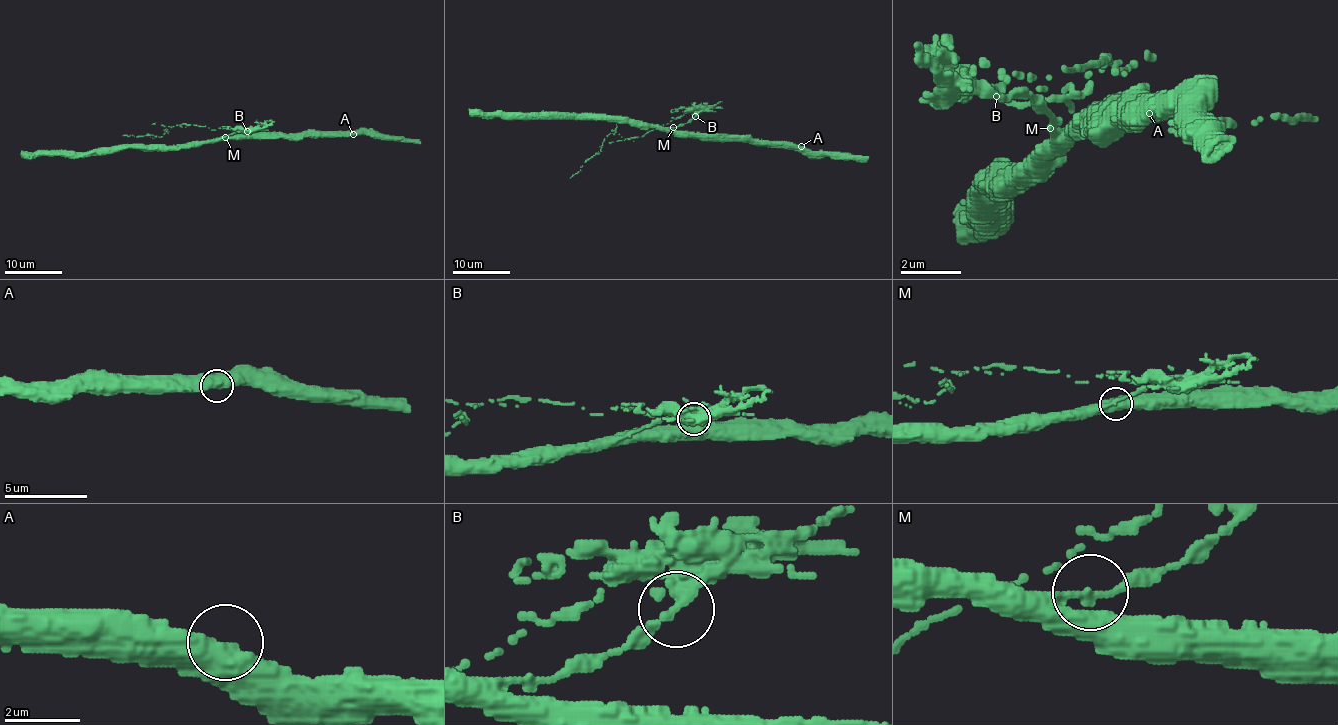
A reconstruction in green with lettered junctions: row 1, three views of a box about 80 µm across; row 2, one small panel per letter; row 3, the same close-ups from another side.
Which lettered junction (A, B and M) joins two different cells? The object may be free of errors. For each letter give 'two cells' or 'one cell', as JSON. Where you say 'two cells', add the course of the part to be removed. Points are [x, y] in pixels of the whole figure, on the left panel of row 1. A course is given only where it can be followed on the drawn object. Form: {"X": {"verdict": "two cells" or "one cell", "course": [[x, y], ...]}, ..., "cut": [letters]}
{"A": {"verdict": "one cell"}, "B": {"verdict": "two cells", "course": [[247, 132], [221, 127], [211, 130], [194, 124], [173, 126], [159, 137], [122, 136]]}, "M": {"verdict": "one cell"}, "cut": ["B"]}

